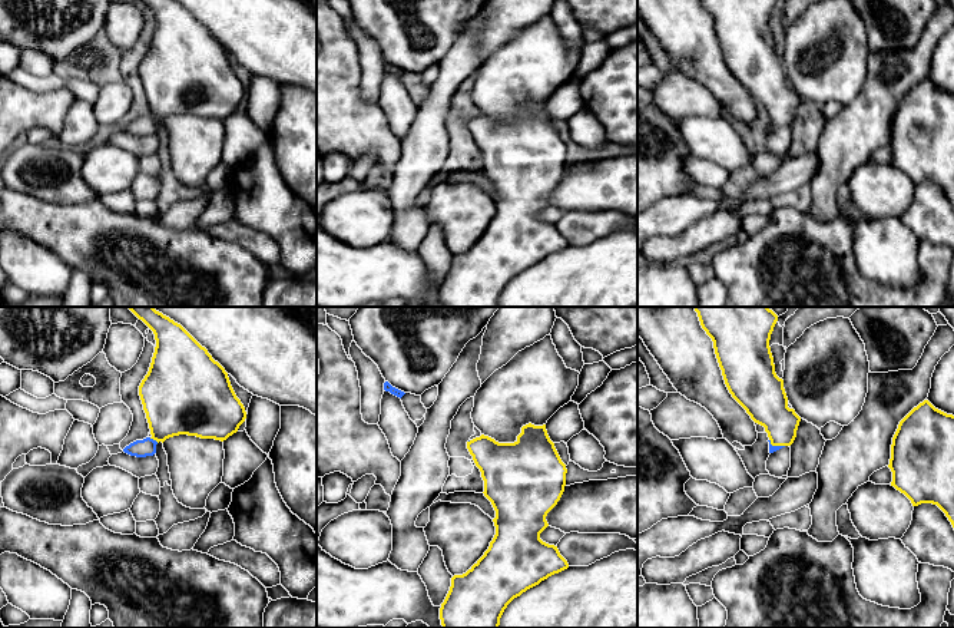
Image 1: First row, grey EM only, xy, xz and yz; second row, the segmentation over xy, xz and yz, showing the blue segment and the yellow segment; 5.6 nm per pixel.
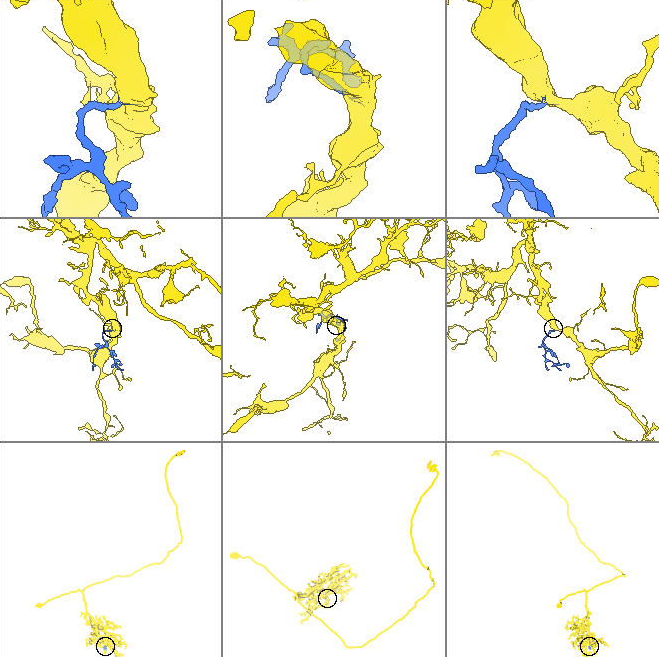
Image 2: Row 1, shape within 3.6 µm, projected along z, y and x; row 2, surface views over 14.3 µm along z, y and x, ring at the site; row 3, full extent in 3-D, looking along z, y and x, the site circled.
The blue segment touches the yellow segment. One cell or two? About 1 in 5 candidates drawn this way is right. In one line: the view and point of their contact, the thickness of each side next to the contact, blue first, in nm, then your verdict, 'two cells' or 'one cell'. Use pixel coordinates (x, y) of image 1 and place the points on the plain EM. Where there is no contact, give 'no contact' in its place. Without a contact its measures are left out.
contact xy (152, 118); calibres 100 and 360 nm; one cell

